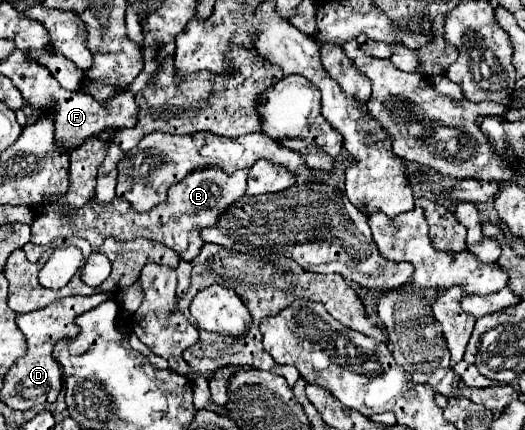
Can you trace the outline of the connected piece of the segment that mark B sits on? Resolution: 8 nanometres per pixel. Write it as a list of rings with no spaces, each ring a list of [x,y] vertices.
[[[203,166],[193,170],[187,178],[183,178],[183,182],[171,186],[167,202],[143,214],[135,212],[131,204],[127,204],[127,200],[123,198],[113,198],[111,202],[105,204],[99,204],[95,198],[91,198],[83,208],[77,210],[75,208],[65,210],[63,206],[49,206],[31,224],[31,242],[49,244],[55,238],[81,236],[87,238],[89,244],[93,246],[93,252],[97,252],[105,238],[131,240],[141,234],[143,238],[163,242],[165,246],[173,248],[181,256],[181,260],[193,260],[203,246],[199,228],[215,226],[219,214],[227,206],[231,206],[231,202],[241,198],[245,194],[245,188],[247,188],[247,168],[233,174],[225,174],[219,166]]]

